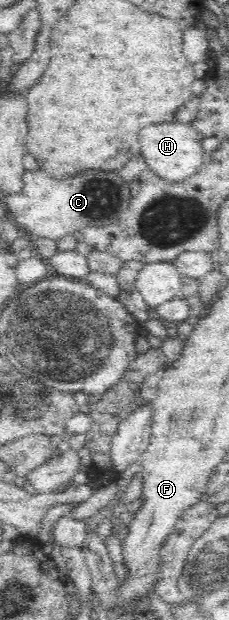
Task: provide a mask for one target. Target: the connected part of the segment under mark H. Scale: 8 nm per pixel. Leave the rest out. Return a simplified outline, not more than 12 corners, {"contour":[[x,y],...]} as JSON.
{"contour":[[191,124],[145,127],[141,153],[165,181],[202,168],[203,137]]}

